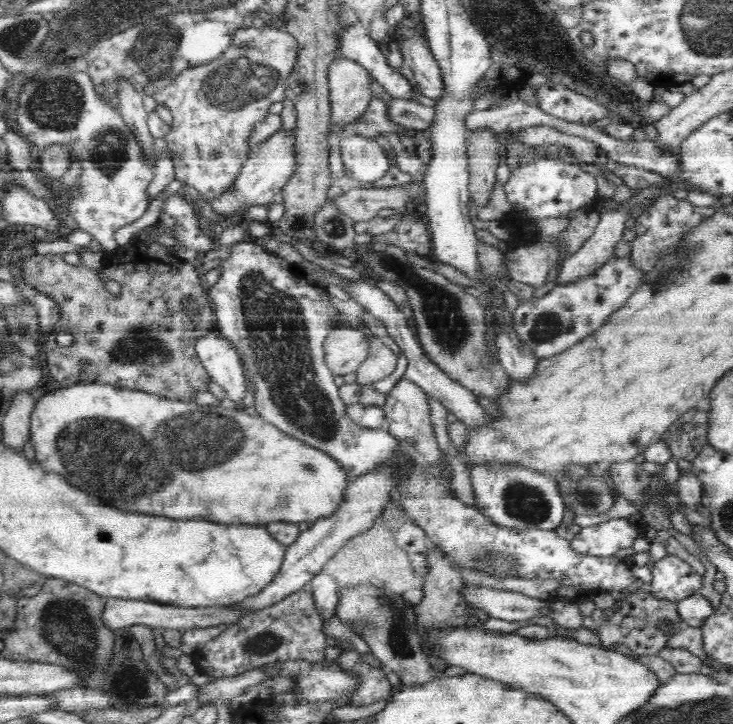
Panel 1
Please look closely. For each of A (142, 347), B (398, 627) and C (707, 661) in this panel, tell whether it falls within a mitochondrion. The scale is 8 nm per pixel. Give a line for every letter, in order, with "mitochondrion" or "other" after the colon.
A: mitochondrion
B: mitochondrion
C: other

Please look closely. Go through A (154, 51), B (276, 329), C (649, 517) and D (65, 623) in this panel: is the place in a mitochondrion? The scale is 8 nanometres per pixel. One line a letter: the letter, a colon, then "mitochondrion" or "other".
A: mitochondrion
B: mitochondrion
C: other
D: mitochondrion

